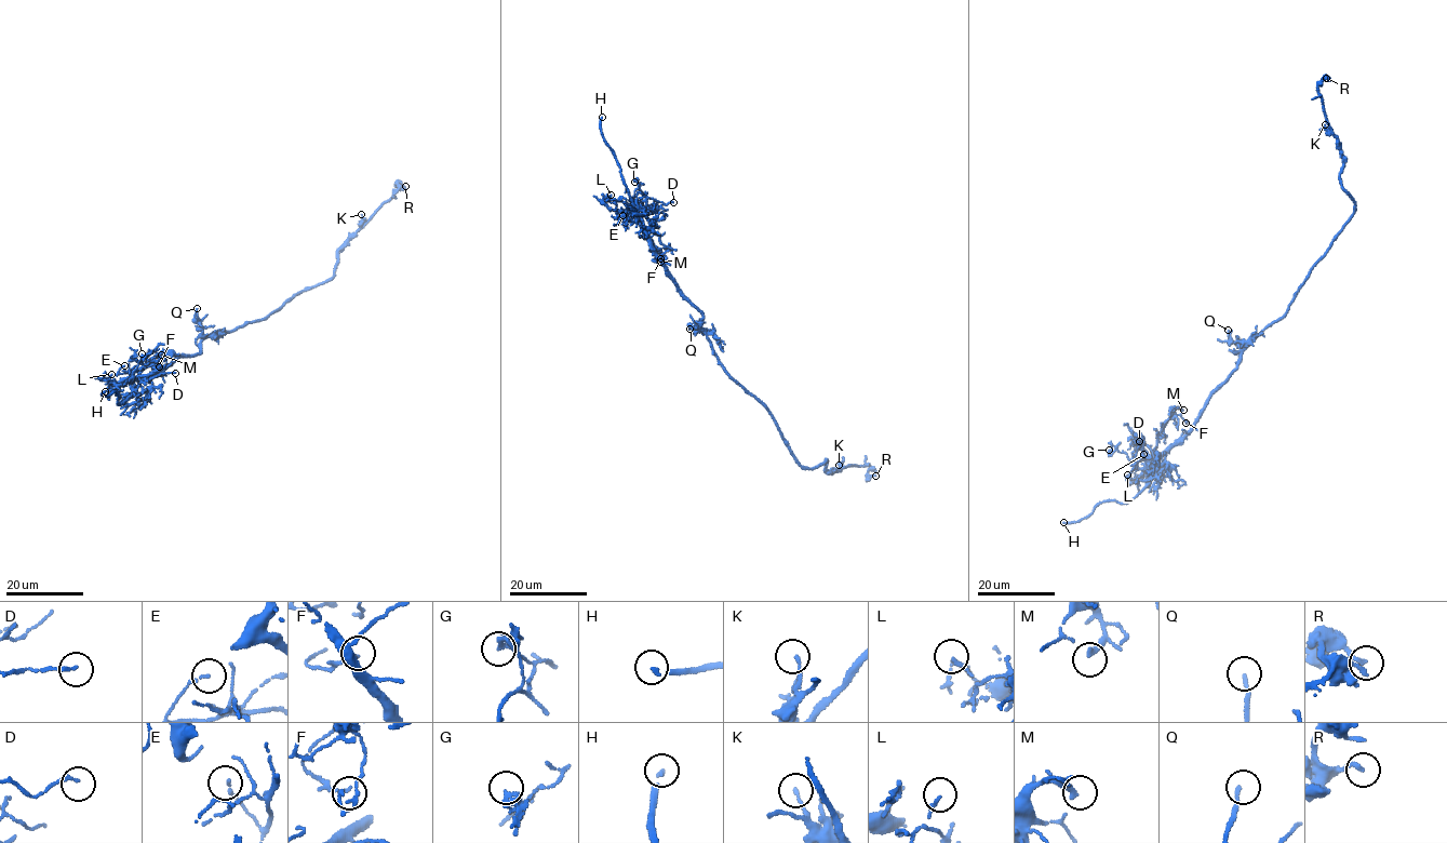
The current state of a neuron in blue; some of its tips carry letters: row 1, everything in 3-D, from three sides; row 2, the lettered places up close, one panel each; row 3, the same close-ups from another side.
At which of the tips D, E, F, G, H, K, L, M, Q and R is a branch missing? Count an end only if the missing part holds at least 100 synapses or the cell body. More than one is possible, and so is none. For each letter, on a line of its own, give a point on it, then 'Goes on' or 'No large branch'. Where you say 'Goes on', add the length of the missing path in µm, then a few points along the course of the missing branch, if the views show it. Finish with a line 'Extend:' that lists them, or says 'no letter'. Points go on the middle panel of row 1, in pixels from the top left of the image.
D: Place: (673, 202). No large branch
E: Place: (622, 215). No large branch
F: Place: (660, 258). No large branch
G: Place: (634, 182). No large branch
H: Place: (602, 117). Goes on. Missing length about 10 µm. Course of what is missing: (602, 117), (602, 106), (594, 95), (600, 97)
K: Place: (839, 465). No large branch
L: Place: (611, 195). No large branch
M: Place: (660, 262). No large branch
Q: Place: (689, 329). No large branch
R: Place: (875, 476). No large branch
Extend: H

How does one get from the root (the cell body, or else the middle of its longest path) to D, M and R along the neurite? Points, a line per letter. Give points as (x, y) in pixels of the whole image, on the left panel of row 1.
D: (220, 330), (203, 338), (201, 351), (183, 356), (150, 377), (134, 378), (149, 379), (175, 373)
M: (220, 330), (203, 338), (201, 351), (183, 356), (159, 373), (139, 378), (138, 372), (161, 355)
R: (220, 330), (233, 331), (262, 320), (287, 299), (330, 280), (338, 250), (392, 196), (398, 184), (405, 186)

